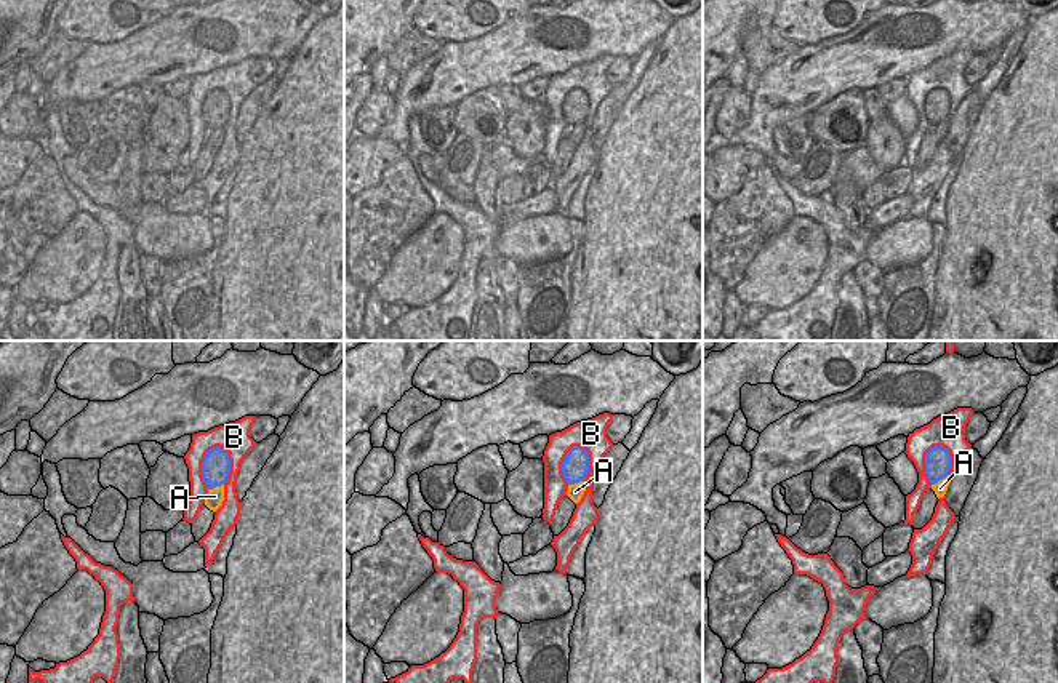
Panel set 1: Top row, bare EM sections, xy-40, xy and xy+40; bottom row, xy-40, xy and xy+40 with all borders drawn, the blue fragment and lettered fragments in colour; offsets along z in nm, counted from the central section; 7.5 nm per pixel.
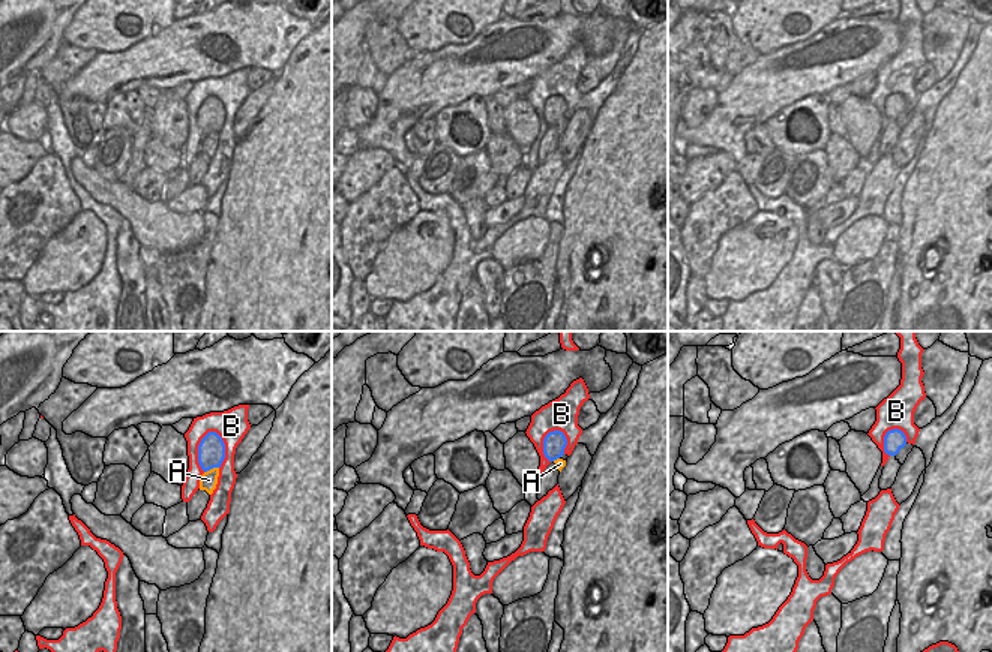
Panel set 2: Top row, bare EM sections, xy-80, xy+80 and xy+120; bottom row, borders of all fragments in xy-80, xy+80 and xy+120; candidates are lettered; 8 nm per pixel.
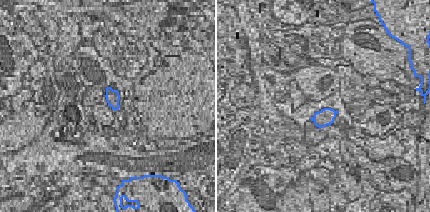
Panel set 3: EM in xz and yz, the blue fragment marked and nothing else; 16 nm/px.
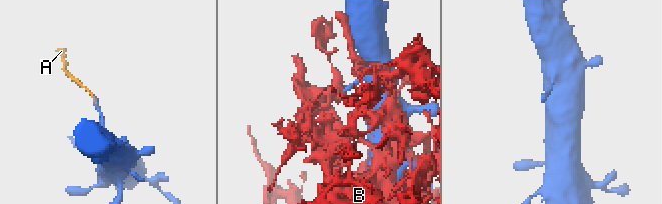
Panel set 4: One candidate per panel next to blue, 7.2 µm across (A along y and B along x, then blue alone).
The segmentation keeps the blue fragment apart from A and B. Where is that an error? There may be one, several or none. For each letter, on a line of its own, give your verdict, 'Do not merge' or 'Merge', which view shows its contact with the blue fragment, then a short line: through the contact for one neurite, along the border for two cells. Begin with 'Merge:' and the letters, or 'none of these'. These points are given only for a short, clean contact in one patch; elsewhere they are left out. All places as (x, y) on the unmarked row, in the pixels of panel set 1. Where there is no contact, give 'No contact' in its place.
Merge: none of these
A: Do not merge. Touches blue in xy+40. Line: xy+40 (948, 117), (932, 127)
B: Do not merge. Touches blue in xy-40

